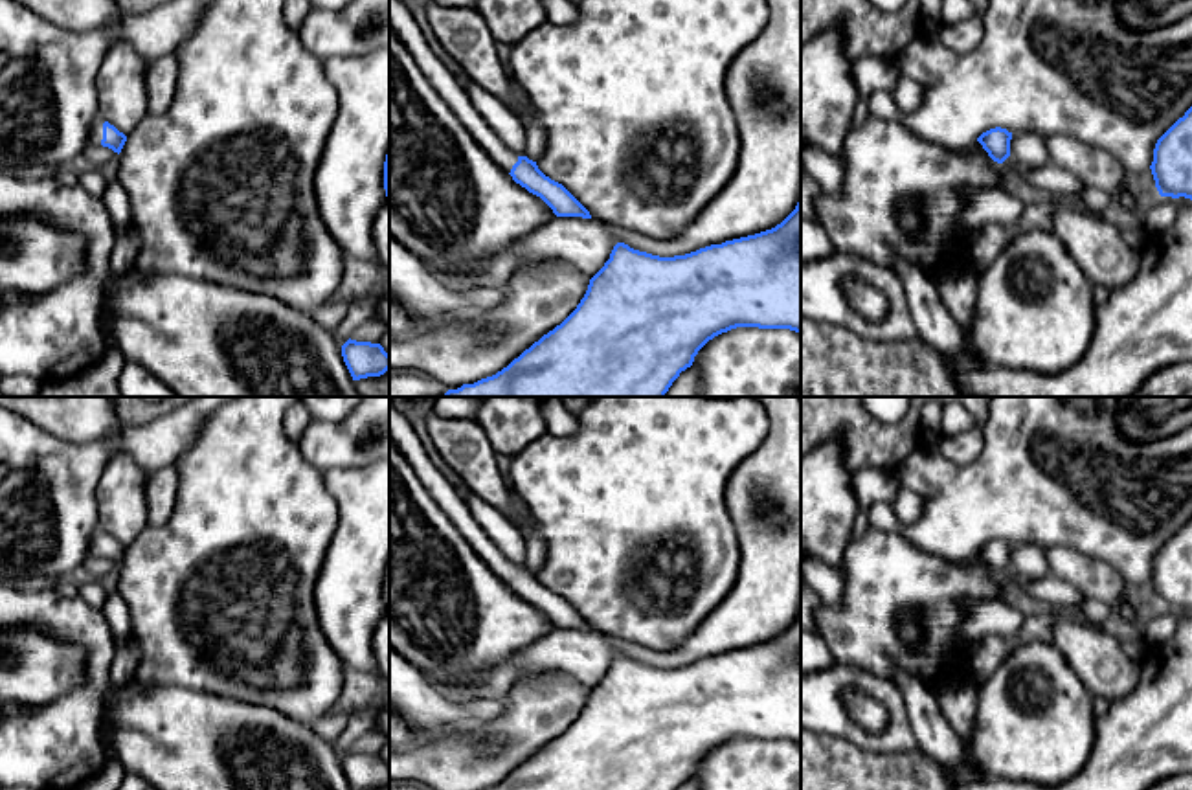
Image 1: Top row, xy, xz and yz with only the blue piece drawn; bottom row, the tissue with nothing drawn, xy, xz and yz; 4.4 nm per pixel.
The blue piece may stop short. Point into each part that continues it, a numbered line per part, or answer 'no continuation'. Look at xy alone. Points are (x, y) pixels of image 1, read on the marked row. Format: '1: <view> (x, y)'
1: xy (96, 131)

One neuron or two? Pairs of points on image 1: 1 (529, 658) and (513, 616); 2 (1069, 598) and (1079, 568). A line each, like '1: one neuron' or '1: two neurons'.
1: two neurons
2: two neurons

